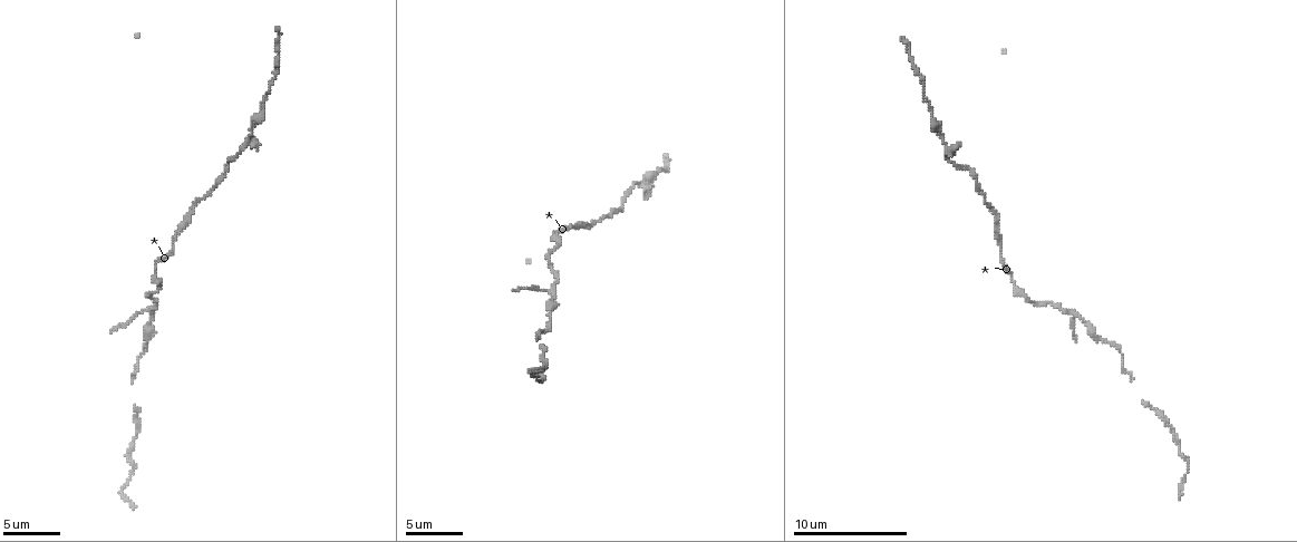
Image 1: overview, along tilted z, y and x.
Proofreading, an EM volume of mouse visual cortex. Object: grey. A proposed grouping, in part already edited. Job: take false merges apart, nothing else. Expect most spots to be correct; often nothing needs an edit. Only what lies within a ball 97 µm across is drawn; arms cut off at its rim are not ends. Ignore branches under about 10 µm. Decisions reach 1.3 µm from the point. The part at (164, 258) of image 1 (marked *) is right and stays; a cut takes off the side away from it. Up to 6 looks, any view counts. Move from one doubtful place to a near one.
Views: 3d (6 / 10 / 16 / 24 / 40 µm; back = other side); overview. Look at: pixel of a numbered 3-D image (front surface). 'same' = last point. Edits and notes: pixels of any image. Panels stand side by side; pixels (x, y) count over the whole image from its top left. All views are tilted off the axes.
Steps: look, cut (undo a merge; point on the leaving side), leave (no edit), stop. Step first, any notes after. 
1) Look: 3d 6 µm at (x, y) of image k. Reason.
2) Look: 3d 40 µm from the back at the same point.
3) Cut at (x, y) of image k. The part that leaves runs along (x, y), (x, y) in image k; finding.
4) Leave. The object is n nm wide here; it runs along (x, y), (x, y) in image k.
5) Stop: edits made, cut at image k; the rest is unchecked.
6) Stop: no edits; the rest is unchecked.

Look: 3d 6 µm at (1026, 297) of image 1. Sudden change in width.

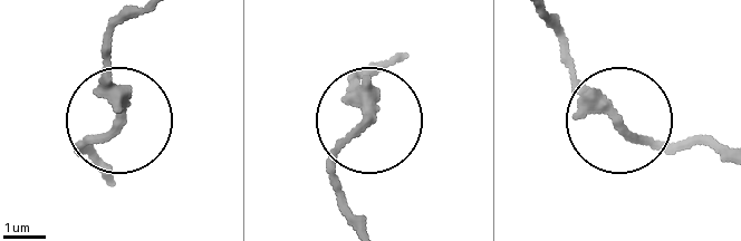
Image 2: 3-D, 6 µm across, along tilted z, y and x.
Leave. The object is 220 nm wide here; it runs along (118, 20), (107, 42), (116, 121), (83, 143), (88, 148) in image 2; continuous, no second neuron.

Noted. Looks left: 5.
Look: 3d 6 µm at (238, 152) of image 1. Narrows sharply.

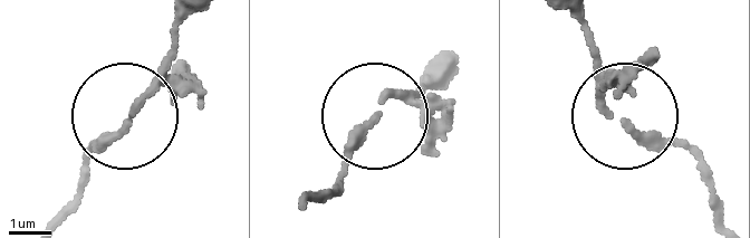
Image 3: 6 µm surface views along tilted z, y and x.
Look: 3d 6 µm from the back at (625, 125) of image 3.

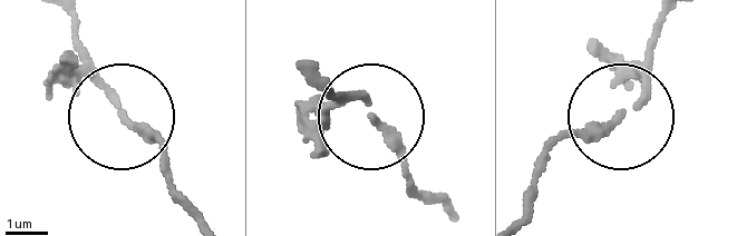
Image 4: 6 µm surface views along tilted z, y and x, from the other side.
Leave. It runs along (207, 223), (159, 140), (115, 100), (76, 38) in image 4; all the same neuron.

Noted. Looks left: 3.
Look: 3d 6 µm at (549, 315) of image 1. Calibre changes.

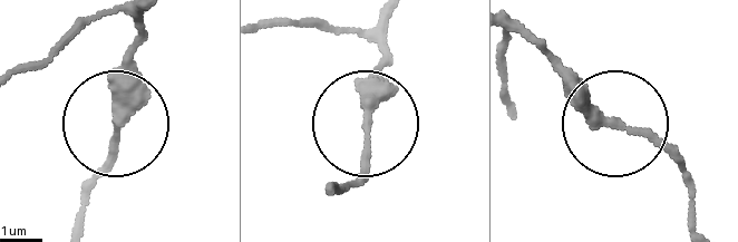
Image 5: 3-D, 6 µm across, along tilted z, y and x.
Leave. One neuron here.

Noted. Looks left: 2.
Stop: no edits; the rest is unchecked.

